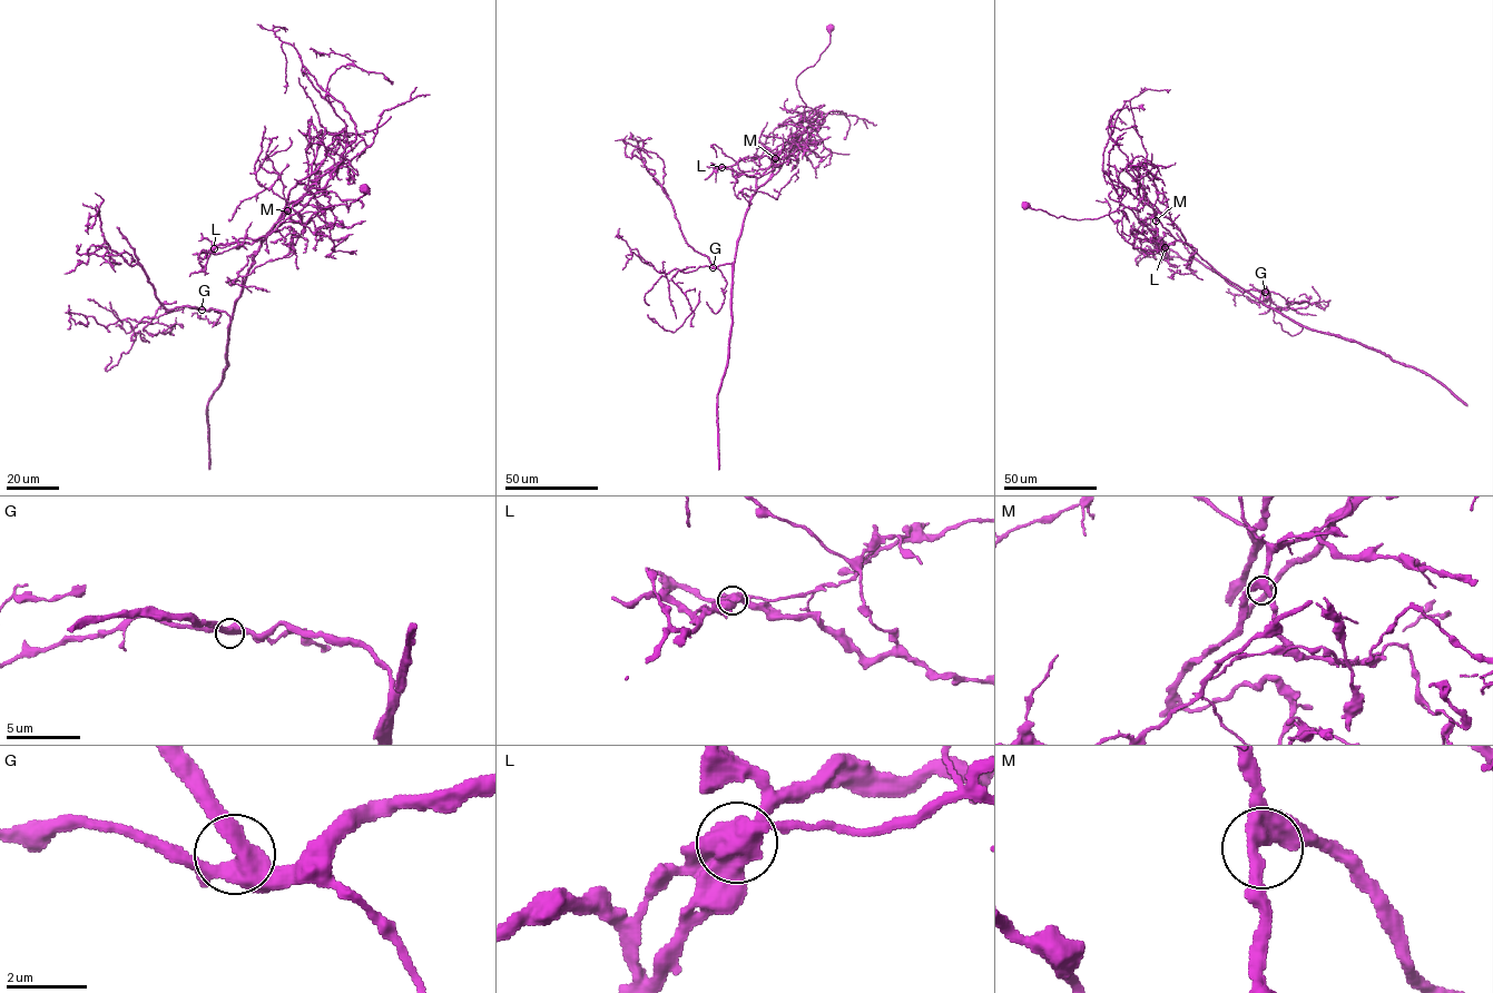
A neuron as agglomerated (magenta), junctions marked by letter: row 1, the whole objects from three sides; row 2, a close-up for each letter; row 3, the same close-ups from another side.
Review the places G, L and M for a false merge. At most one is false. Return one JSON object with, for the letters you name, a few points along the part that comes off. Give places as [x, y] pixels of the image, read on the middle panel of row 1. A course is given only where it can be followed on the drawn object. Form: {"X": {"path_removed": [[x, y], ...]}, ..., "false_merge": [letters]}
{"L": {"path_removed": [[722, 166], [766, 155], [824, 105], [791, 117], [769, 135], [764, 147], [769, 154], [772, 173]]}, "false_merge": ["L"]}

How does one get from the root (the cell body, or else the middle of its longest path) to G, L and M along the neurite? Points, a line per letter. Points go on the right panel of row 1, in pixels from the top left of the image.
G: (1025, 206), (1081, 219), (1145, 203), (1167, 217), (1185, 242), (1223, 276), (1258, 298), (1265, 292)
L: (1025, 206), (1077, 219), (1099, 218), (1128, 207), (1164, 248)
M: (1025, 206), (1057, 217), (1081, 219), (1099, 218), (1123, 207), (1136, 208), (1142, 202), (1153, 209), (1156, 220)

